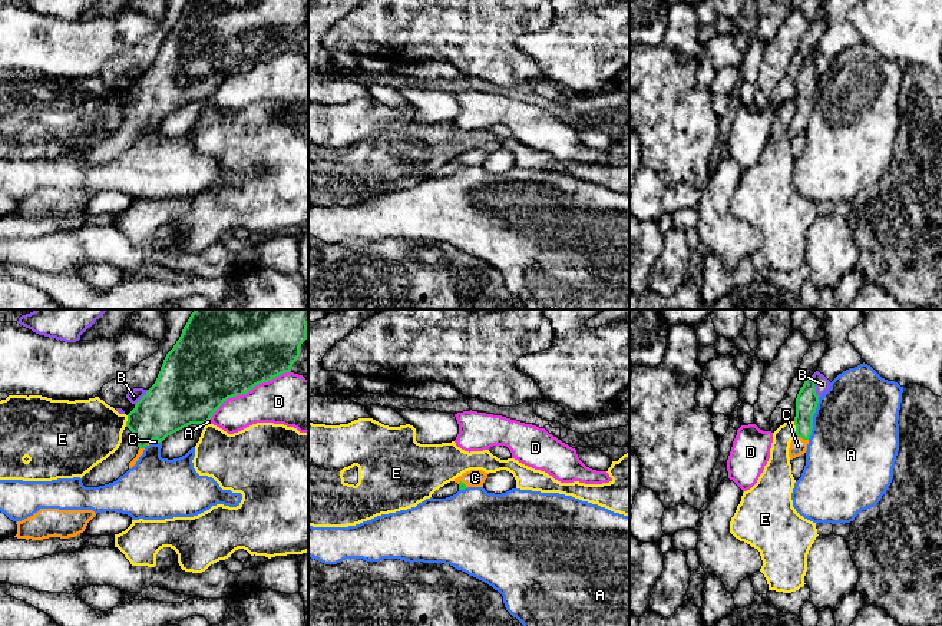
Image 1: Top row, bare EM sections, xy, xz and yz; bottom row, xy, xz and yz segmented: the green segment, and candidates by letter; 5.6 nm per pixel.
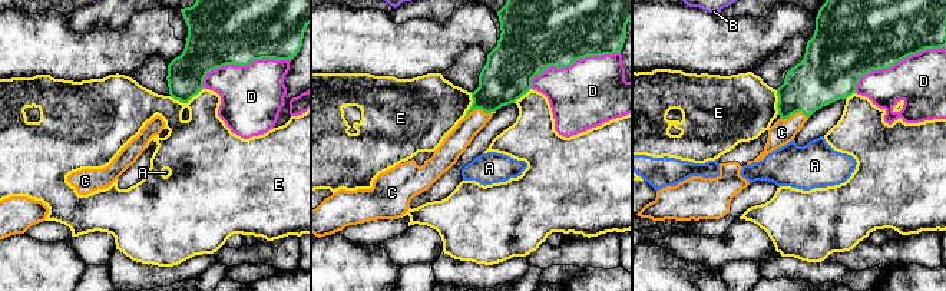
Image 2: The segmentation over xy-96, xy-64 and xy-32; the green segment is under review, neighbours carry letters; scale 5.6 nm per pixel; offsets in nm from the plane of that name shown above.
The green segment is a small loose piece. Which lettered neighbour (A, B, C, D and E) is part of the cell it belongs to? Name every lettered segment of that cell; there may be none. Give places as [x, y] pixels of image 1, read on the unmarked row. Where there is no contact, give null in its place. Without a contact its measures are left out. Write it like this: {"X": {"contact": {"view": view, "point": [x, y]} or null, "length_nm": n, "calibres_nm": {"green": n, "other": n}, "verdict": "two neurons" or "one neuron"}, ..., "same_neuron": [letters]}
{"A": {"contact": {"view": "yz", "point": [812, 98]}, "length_nm": 240, "calibres_nm": {"green": 130, "other": 480}, "verdict": "two neurons"}, "B": {"contact": {"view": "yz", "point": [813, 65]}, "length_nm": 130, "calibres_nm": {"green": 130, "other": 90}, "verdict": "two neurons"}, "C": {"contact": {"view": "yz", "point": [802, 116]}, "length_nm": 90, "calibres_nm": {"green": 130, "other": 90}, "verdict": "one neuron"}, "D": {"contact": {"view": "xy", "point": [248, 69]}, "length_nm": 550, "calibres_nm": {"green": 440, "other": 280}, "verdict": "two neurons"}, "E": {"contact": {"view": "yz", "point": [796, 108]}, "length_nm": 80, "calibres_nm": {"green": 130, "other": 140}, "verdict": "two neurons"}, "same_neuron": ["C"]}

